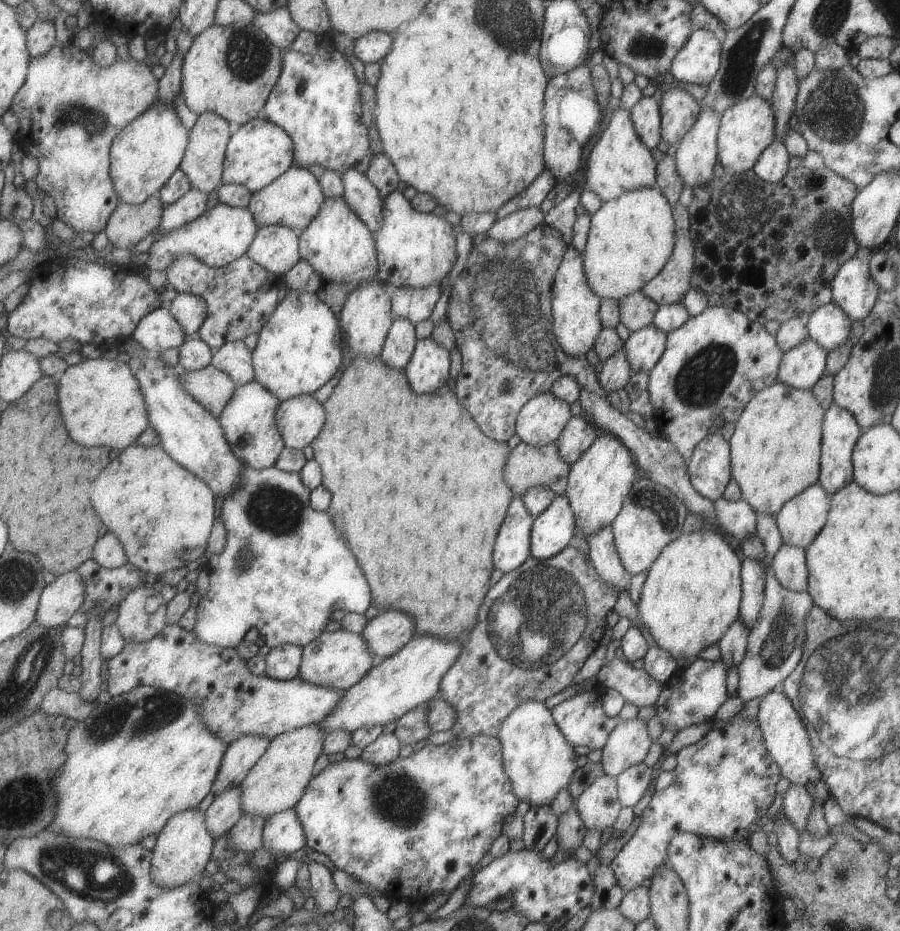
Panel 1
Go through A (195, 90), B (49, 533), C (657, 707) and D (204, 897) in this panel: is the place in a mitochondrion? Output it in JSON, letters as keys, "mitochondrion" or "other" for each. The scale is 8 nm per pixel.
{"A":"other","B":"other","C":"other","D":"other"}

